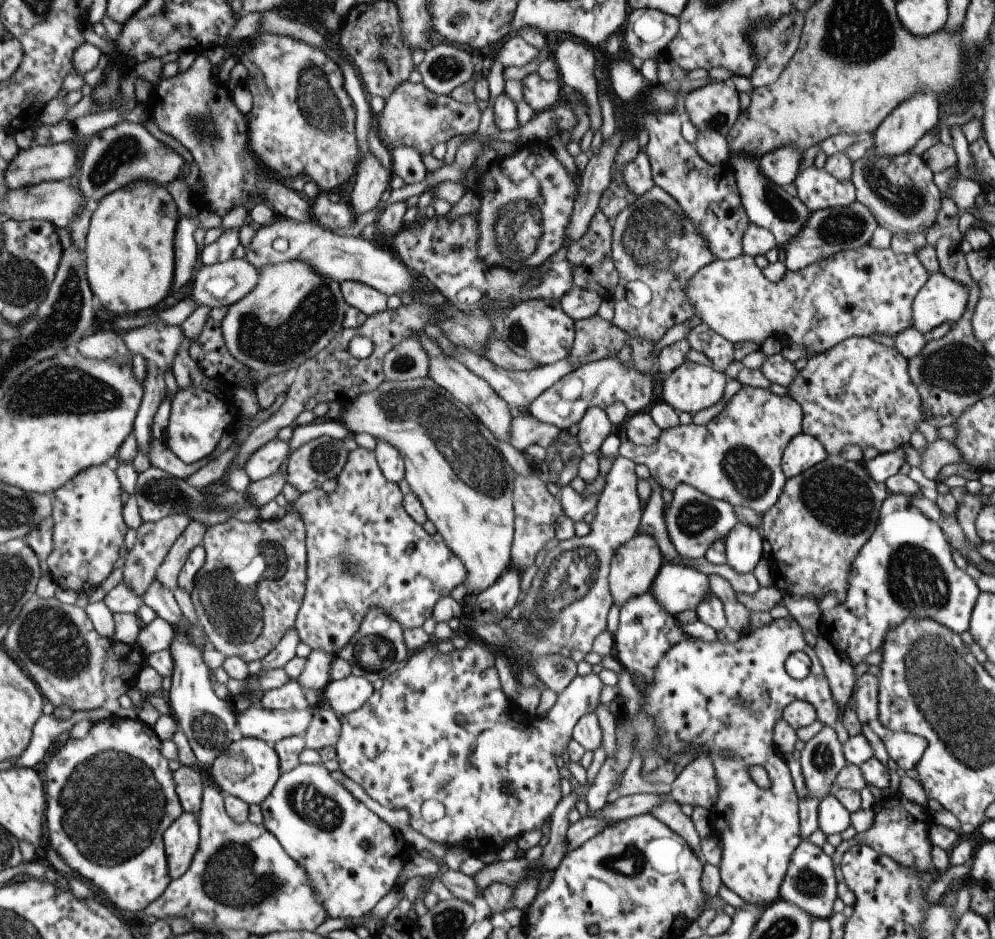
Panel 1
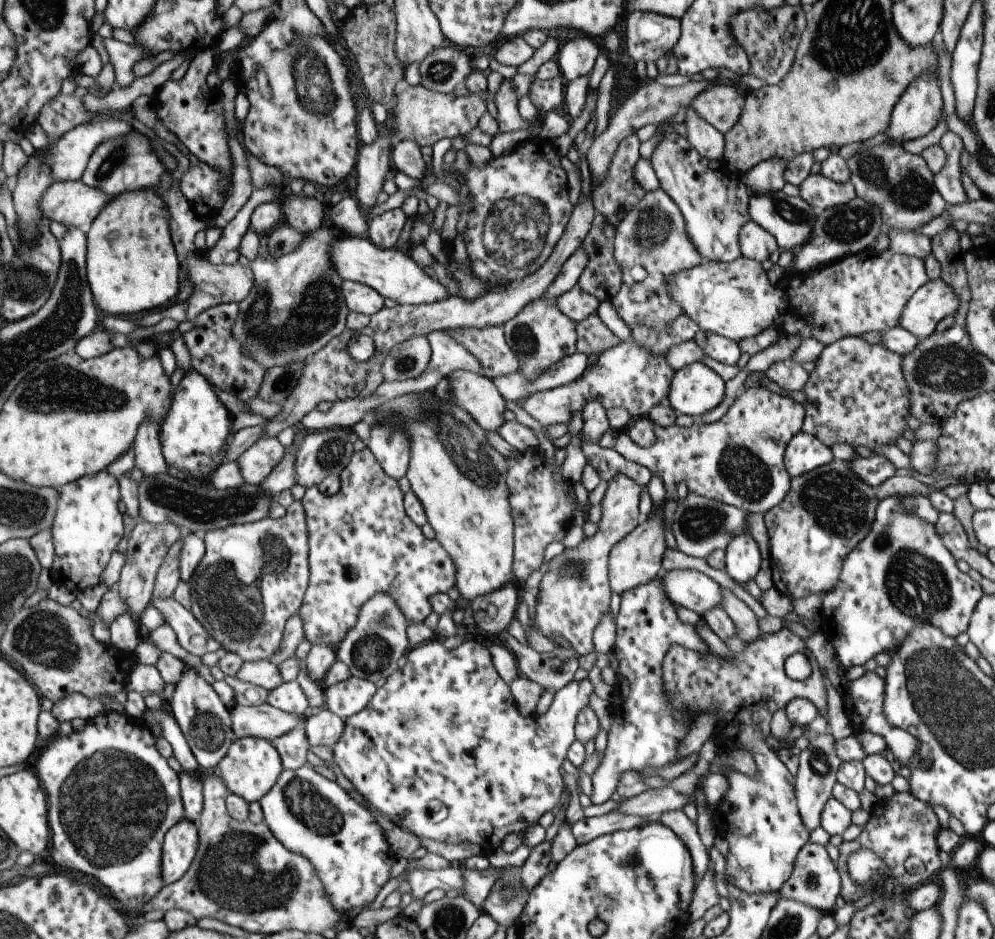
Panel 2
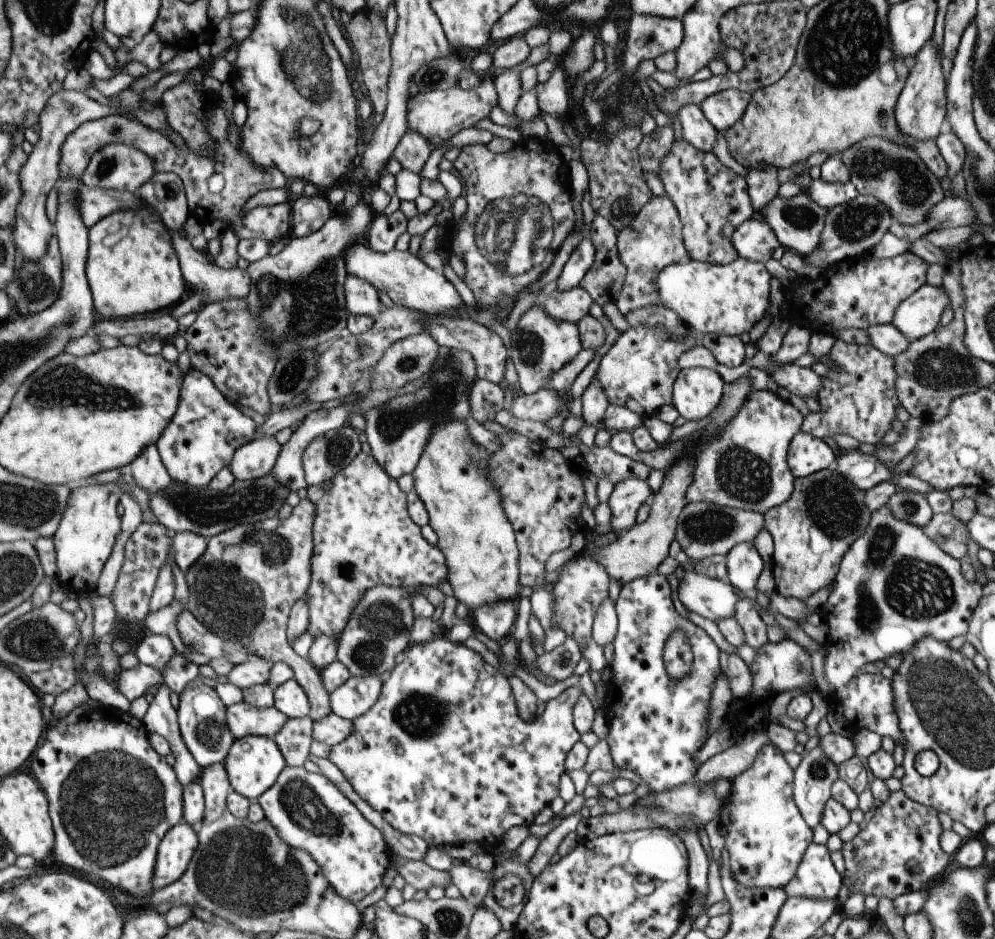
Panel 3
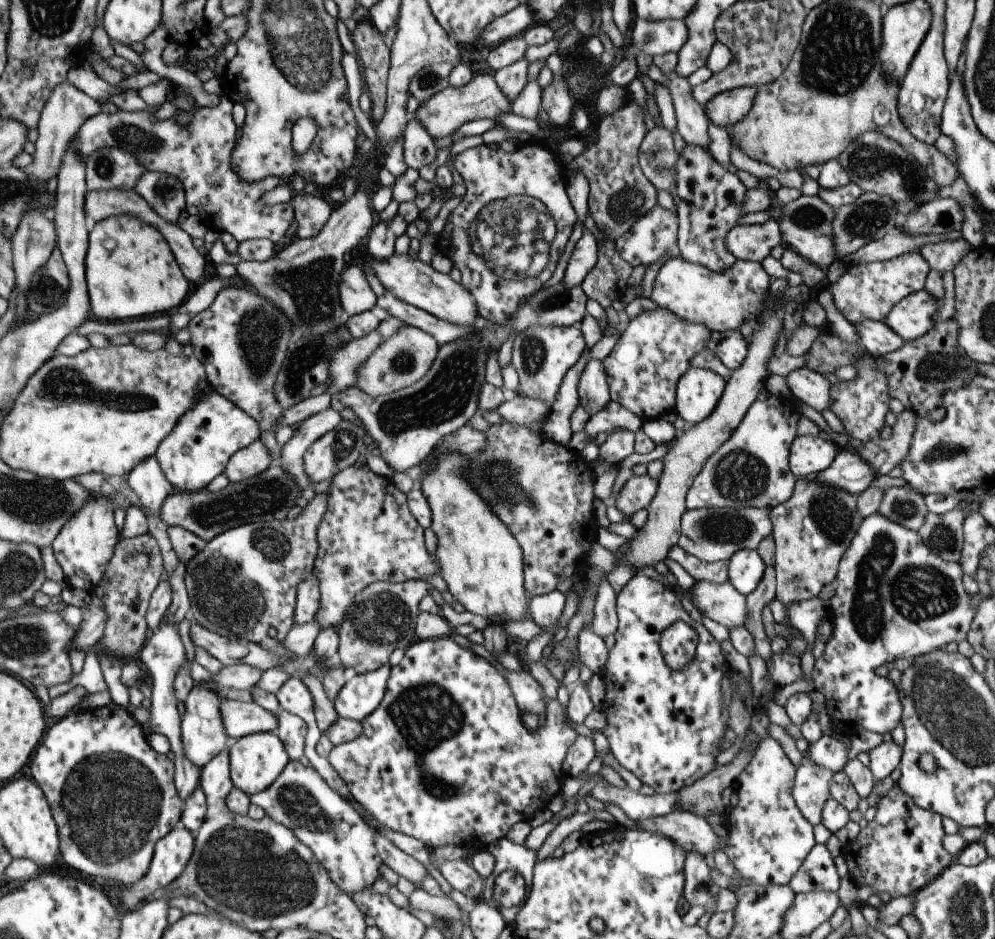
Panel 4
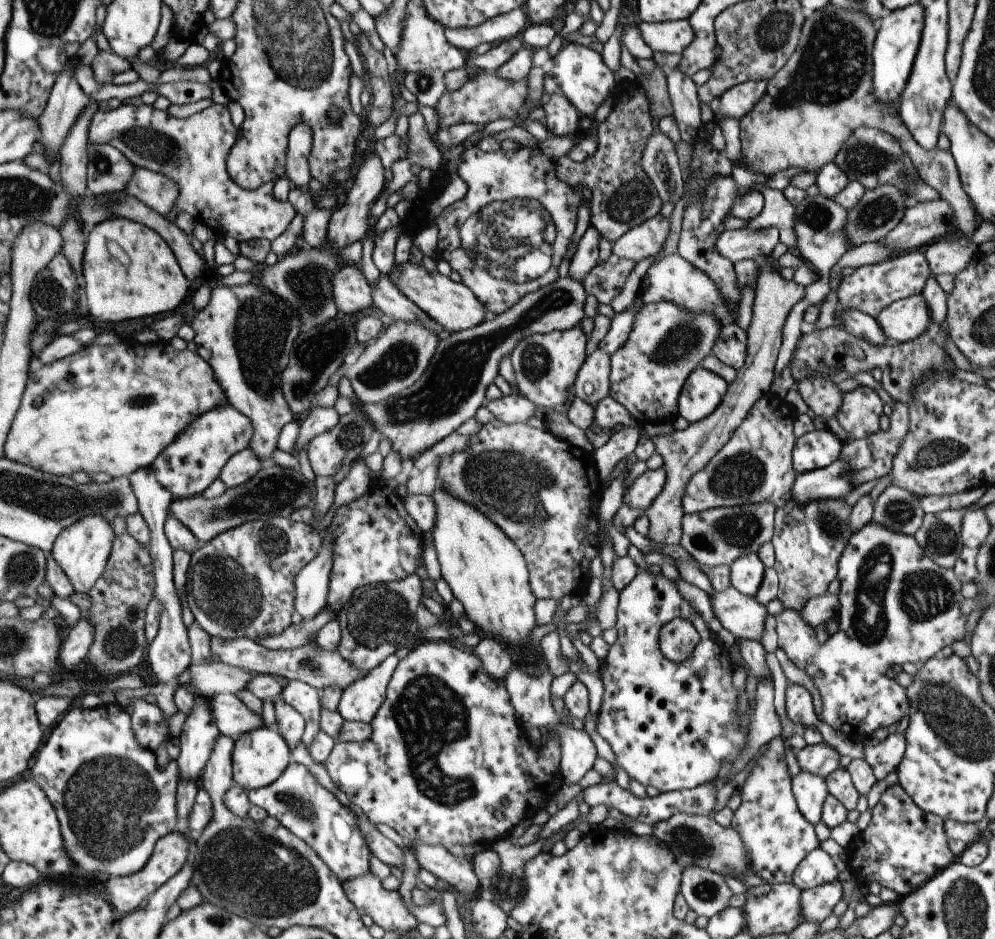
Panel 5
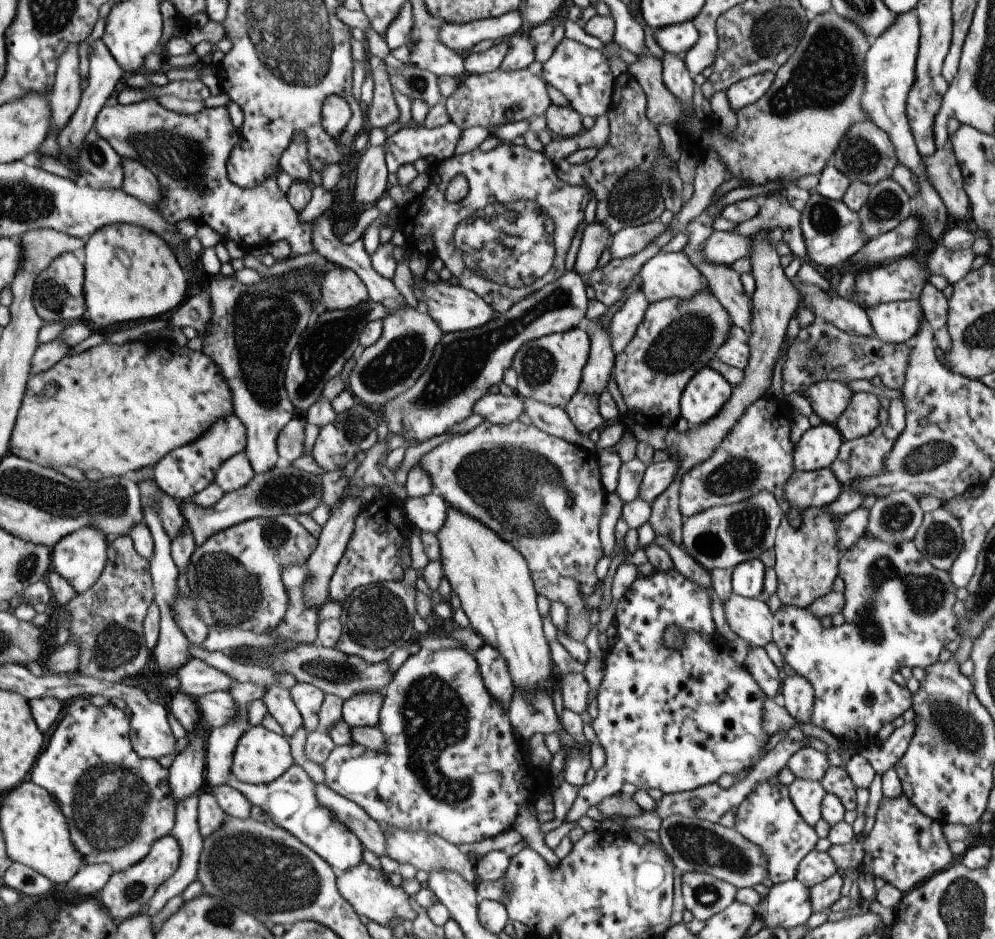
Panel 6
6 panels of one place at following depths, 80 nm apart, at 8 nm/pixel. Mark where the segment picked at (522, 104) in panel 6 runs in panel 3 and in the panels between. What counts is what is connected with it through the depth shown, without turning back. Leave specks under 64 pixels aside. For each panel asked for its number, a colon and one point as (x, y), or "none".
3: (436, 115)
4: (443, 112)
5: (485, 97)

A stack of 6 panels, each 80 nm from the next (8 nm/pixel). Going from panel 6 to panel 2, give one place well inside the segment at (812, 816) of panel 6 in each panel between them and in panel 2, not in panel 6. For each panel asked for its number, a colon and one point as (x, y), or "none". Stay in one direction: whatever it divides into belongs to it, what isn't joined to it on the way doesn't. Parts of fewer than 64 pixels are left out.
2: (818, 763)
3: (812, 777)
4: (810, 789)
5: (809, 791)

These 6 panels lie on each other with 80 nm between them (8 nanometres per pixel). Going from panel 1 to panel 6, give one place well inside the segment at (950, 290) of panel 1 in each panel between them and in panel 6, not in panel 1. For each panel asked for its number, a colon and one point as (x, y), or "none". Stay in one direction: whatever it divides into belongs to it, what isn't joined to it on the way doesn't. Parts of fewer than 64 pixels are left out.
2: (930, 303)
3: (918, 315)
4: (914, 315)
5: (903, 320)
6: (894, 322)

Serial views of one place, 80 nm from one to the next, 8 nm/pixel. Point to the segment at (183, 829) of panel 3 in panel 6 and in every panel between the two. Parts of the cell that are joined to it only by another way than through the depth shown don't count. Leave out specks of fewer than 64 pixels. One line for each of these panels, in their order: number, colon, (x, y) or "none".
4: (171, 853)
5: (170, 852)
6: (125, 893)

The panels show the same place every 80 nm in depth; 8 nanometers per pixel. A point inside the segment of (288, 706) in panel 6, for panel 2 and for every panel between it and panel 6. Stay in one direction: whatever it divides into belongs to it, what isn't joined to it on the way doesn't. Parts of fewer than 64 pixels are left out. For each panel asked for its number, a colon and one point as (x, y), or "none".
2: (291, 747)
3: (293, 740)
4: (290, 730)
5: (288, 723)

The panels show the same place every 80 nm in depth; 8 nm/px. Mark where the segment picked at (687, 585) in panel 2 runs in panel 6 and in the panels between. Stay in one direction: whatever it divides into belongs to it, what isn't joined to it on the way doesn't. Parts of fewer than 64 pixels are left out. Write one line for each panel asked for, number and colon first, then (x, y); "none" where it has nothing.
3: (714, 599)
4: (722, 603)
5: (739, 614)
6: (750, 619)

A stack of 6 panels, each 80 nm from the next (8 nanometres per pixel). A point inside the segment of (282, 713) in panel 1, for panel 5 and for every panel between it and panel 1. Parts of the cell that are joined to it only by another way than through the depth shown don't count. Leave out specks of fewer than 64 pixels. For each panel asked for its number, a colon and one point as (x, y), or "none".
2: (262, 721)
3: (242, 719)
4: (239, 719)
5: (232, 717)

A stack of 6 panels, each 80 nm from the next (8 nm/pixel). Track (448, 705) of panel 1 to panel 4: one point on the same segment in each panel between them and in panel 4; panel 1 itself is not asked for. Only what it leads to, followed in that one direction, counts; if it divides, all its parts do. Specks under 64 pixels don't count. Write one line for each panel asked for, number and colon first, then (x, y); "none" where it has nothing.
2: (444, 727)
3: (444, 731)
4: (444, 757)

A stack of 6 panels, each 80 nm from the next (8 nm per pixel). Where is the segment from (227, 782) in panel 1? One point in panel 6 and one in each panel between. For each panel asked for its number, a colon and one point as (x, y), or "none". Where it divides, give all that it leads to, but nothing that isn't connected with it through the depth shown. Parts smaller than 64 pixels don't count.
2: (250, 767)
3: (252, 763)
4: (254, 761)
5: (259, 756)
6: (260, 756)

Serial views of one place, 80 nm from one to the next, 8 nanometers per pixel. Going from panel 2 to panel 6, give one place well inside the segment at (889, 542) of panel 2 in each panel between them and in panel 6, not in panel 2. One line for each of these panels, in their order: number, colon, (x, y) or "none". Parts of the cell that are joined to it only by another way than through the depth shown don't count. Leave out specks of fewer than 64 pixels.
3: (894, 584)
4: (897, 599)
5: (895, 605)
6: (897, 611)

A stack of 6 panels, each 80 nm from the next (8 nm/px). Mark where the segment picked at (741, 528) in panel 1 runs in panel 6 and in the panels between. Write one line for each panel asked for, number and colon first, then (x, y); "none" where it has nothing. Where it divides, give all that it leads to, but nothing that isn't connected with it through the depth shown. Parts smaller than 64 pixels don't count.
2: (742, 559)
3: (743, 564)
4: (744, 567)
5: (746, 572)
6: (747, 577)

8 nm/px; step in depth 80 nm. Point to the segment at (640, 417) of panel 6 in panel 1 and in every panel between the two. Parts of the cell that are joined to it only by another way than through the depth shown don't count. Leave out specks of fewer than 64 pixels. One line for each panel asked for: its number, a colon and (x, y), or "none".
1: (599, 383)
2: (626, 375)
3: (638, 370)
4: (642, 369)
5: (664, 344)

